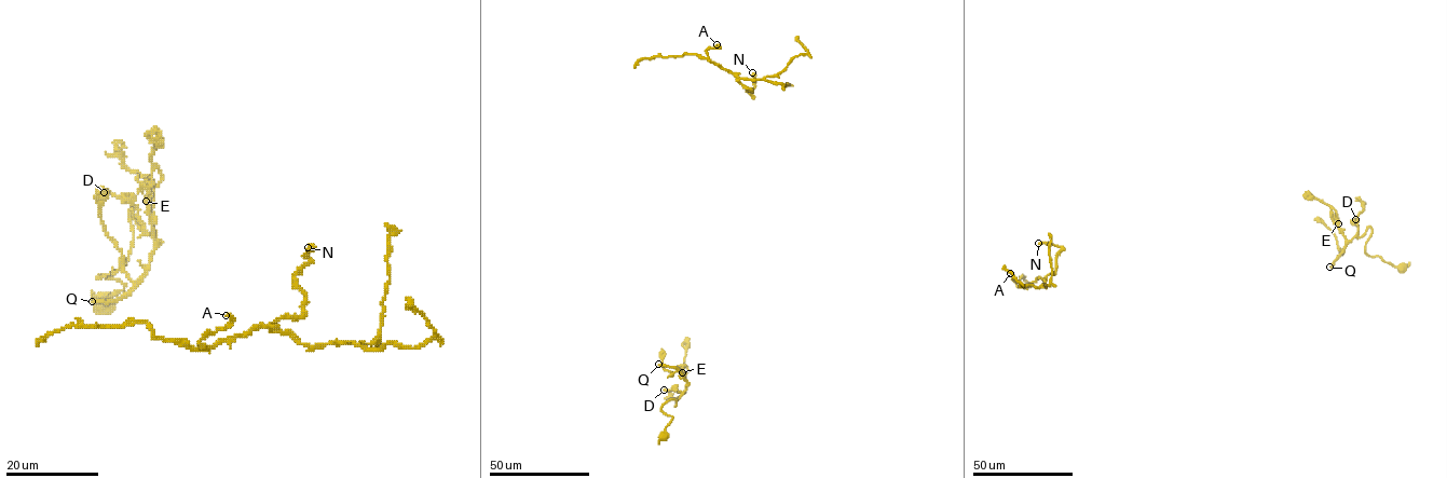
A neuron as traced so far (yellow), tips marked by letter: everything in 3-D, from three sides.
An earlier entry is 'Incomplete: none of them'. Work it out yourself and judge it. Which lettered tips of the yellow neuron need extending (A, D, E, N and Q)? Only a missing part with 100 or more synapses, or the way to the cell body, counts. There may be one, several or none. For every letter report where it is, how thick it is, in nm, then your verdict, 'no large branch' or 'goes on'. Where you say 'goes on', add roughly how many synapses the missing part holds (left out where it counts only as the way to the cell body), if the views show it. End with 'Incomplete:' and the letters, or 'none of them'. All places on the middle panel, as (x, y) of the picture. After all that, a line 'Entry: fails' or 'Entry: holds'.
A: at (717, 44); 320 nm thick; no large branch
D: at (664, 390); 320 nm thick; no large branch
E: at (682, 372); 150 nm thick; no large branch
N: at (752, 72); 400 nm thick; no large branch
Q: at (658, 364); 280 nm thick; goes on; about 250 synapses
Incomplete: Q
Entry: fails

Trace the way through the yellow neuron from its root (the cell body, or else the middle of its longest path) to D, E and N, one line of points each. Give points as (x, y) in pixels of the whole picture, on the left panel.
D: (101, 303), (124, 287), (98, 277), (119, 269), (127, 258), (132, 210), (148, 233), (132, 203), (104, 192)
E: (101, 303), (124, 287), (98, 277), (127, 258), (132, 210), (158, 243), (140, 185), (149, 189), (146, 201)
N: (101, 303), (124, 287), (98, 277), (127, 258), (132, 210), (158, 243), (162, 141), (308, 247)

